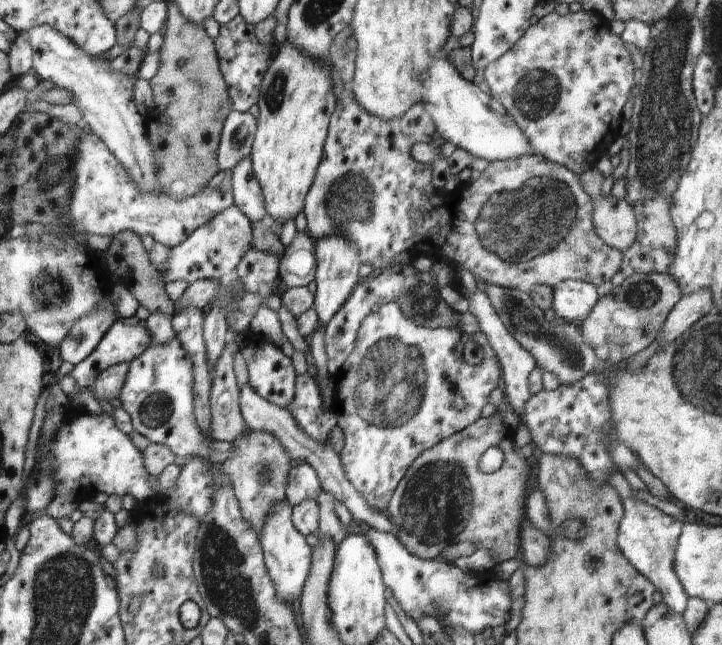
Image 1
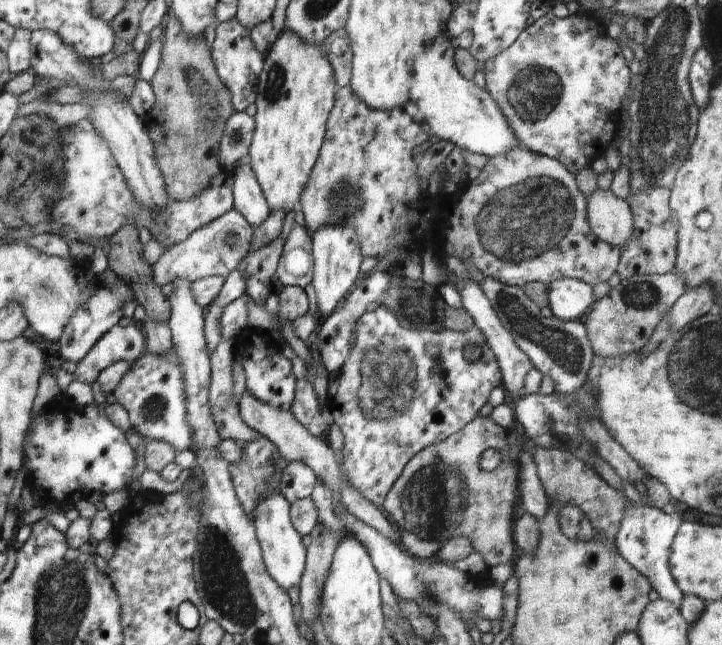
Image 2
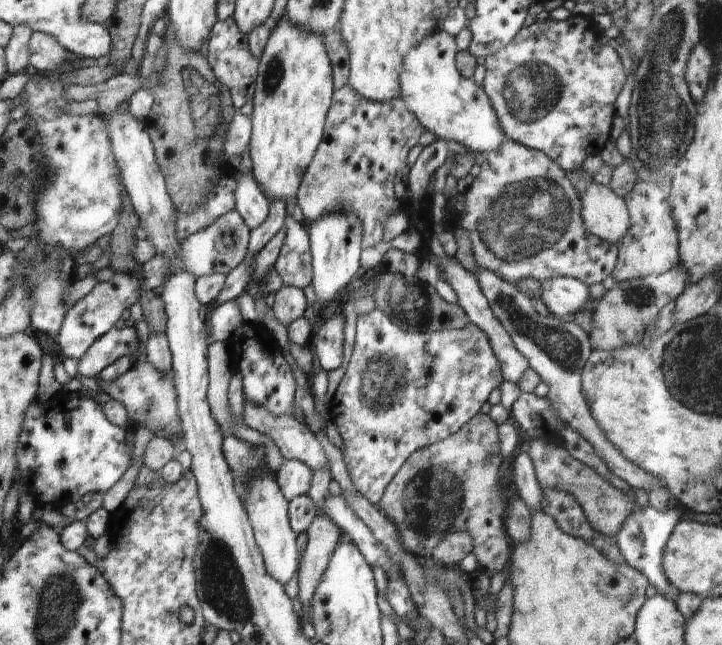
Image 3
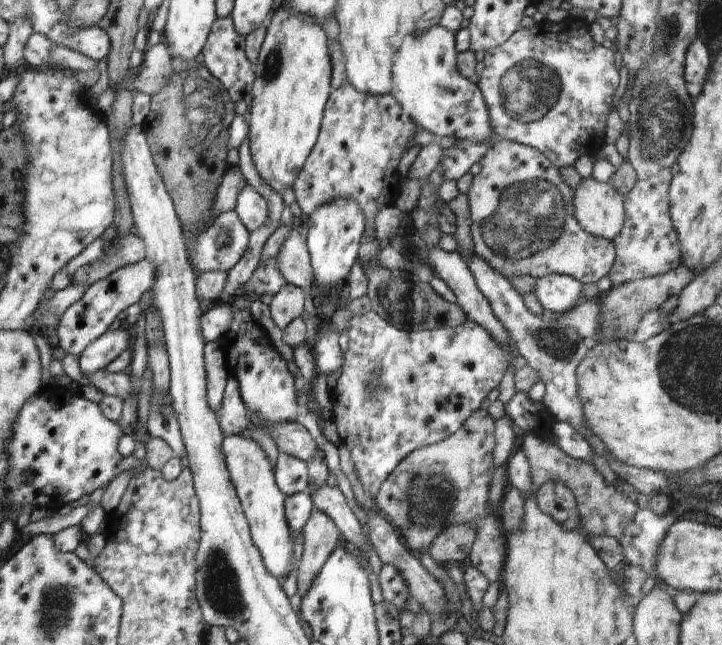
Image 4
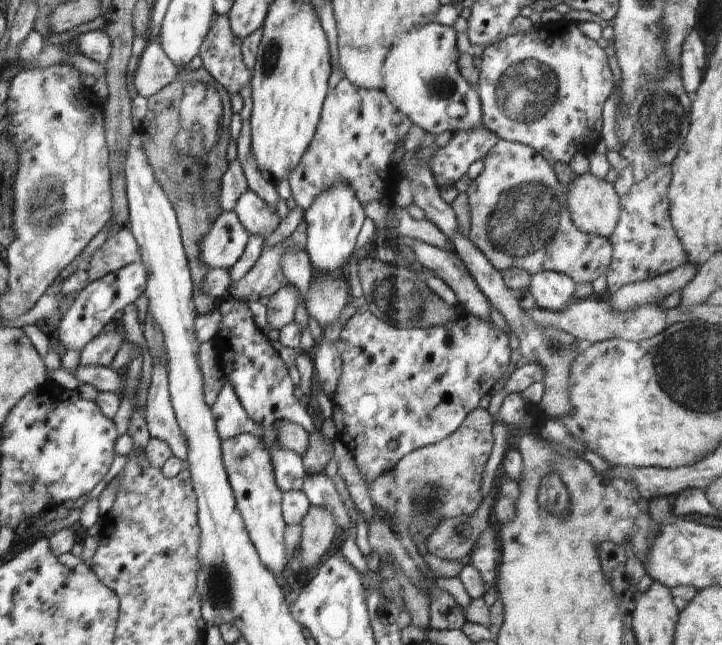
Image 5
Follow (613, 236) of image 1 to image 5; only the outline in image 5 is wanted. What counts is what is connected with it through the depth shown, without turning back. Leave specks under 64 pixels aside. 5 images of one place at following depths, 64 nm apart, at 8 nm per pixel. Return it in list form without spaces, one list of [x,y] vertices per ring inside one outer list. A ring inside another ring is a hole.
[[[589,171],[586,174],[578,175],[572,182],[572,186],[567,187],[567,190],[568,210],[572,214],[574,226],[580,232],[592,234],[605,242],[608,236],[614,234],[614,228],[620,218],[620,197],[614,190],[614,186]]]

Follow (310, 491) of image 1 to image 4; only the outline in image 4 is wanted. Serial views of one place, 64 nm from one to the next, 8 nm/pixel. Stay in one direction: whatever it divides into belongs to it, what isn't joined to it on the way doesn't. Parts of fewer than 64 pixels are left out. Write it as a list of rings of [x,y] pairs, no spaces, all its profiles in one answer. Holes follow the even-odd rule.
[[[279,453],[273,470],[276,485],[286,498],[309,489],[308,466],[302,460]]]

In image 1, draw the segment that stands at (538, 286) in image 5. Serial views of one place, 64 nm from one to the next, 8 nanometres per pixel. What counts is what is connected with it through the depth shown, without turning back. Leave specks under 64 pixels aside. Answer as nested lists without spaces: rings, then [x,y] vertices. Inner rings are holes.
[[[564,280],[553,290],[552,309],[562,322],[584,321],[599,300],[596,286],[580,280]]]

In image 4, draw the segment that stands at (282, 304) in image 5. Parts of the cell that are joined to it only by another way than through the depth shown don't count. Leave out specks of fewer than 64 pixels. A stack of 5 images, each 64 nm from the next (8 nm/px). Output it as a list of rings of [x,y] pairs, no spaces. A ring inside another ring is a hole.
[[[288,283],[282,286],[269,305],[274,324],[283,330],[290,322],[302,316],[304,304],[305,297],[300,288]]]

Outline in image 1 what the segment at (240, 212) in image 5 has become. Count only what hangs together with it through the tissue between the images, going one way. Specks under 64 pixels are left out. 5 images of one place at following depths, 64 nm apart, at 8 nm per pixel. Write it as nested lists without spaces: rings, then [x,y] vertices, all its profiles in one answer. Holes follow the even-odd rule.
[[[242,158],[232,168],[233,204],[236,204],[250,223],[267,221],[267,212],[260,186],[253,174],[252,160]]]

